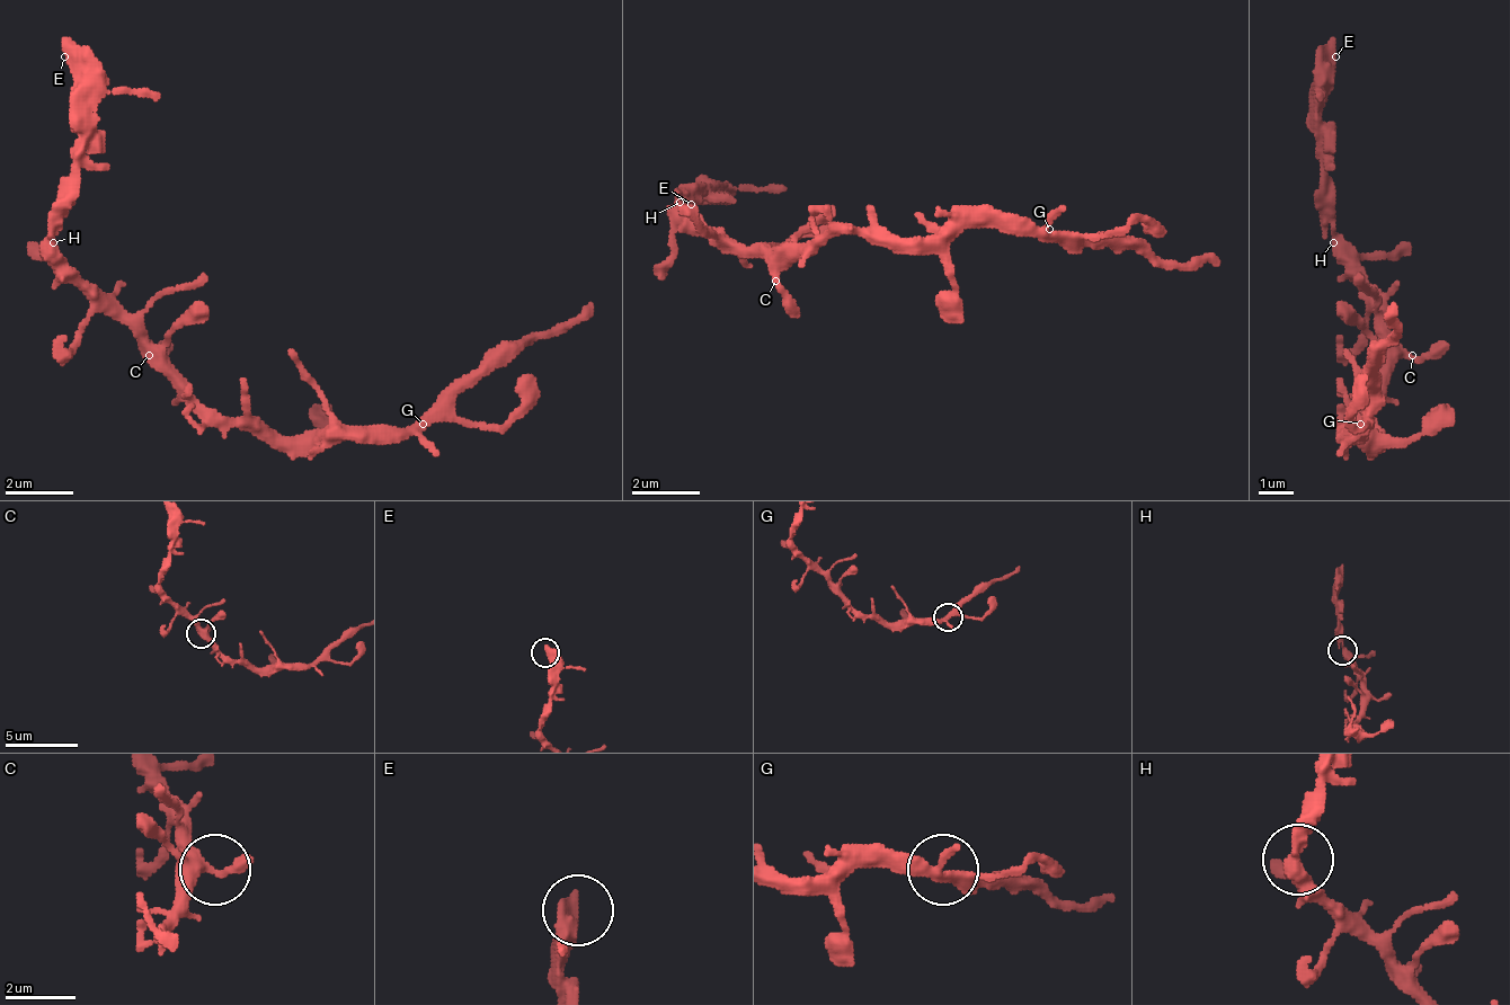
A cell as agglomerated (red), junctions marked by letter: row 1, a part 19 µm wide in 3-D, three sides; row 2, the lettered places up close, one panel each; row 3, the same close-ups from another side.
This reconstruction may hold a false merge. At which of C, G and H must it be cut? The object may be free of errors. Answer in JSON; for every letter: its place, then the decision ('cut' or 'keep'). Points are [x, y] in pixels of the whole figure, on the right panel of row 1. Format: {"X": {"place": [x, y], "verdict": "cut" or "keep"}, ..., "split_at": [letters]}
{"C": {"place": [1412, 355], "verdict": "keep"}, "G": {"place": [1360, 424], "verdict": "keep"}, "H": {"place": [1333, 242], "verdict": "keep"}, "split_at": []}

